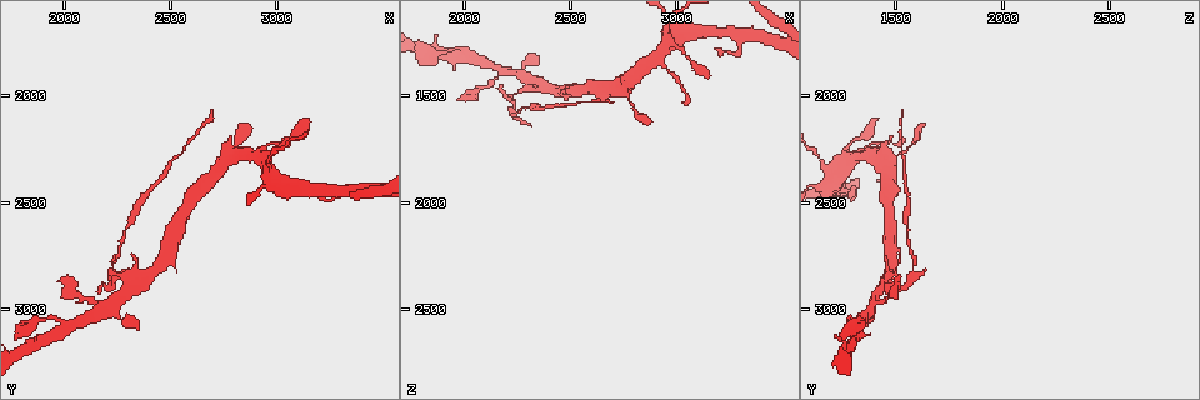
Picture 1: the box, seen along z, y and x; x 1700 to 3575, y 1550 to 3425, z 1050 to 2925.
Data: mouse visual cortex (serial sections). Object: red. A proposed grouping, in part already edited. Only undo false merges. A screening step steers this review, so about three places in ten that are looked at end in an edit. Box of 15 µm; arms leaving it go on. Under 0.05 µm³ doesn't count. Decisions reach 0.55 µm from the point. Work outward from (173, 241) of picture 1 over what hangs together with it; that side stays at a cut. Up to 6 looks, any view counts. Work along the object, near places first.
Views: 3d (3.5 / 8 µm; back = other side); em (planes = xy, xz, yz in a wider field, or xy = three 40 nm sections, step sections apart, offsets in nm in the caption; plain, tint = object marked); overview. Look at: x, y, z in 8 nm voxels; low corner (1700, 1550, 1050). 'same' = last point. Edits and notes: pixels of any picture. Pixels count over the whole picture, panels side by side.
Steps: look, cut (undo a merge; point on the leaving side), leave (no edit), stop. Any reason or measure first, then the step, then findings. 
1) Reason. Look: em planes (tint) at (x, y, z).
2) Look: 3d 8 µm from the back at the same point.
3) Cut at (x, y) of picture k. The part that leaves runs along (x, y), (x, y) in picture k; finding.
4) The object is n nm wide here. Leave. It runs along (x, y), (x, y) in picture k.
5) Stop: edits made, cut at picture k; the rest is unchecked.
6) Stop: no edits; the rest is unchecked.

Abrupt turn. Look: 3d 8 µm at (2230, 2860, 1500).

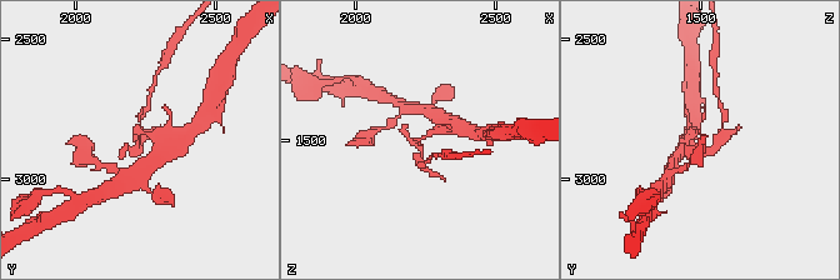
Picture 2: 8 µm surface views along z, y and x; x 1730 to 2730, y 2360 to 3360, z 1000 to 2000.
Look: 3d 3.5 µm at (2220, 2860, 1500).

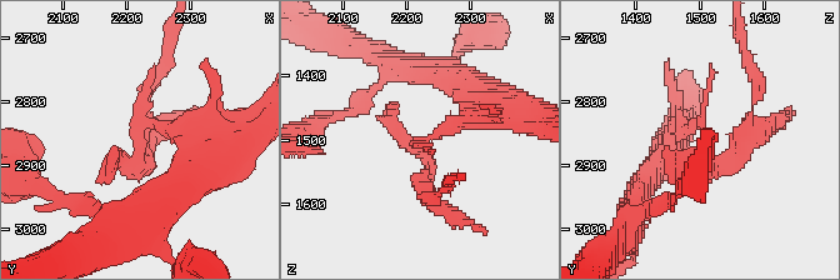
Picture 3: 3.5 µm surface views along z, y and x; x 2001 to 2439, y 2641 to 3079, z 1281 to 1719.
Look: em planes (tint) at (2220, 2865, 1500).

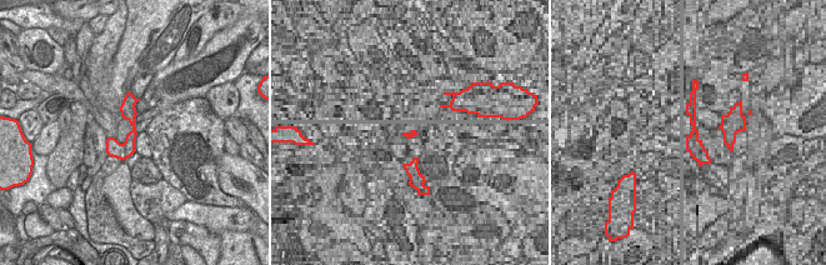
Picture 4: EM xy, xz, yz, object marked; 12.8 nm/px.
Cut at (419, 181) of picture 3. The part that leaves runs along (423, 141), (430, 193) in picture 3; two cells meet here.

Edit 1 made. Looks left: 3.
See it whole again. Look: overview.

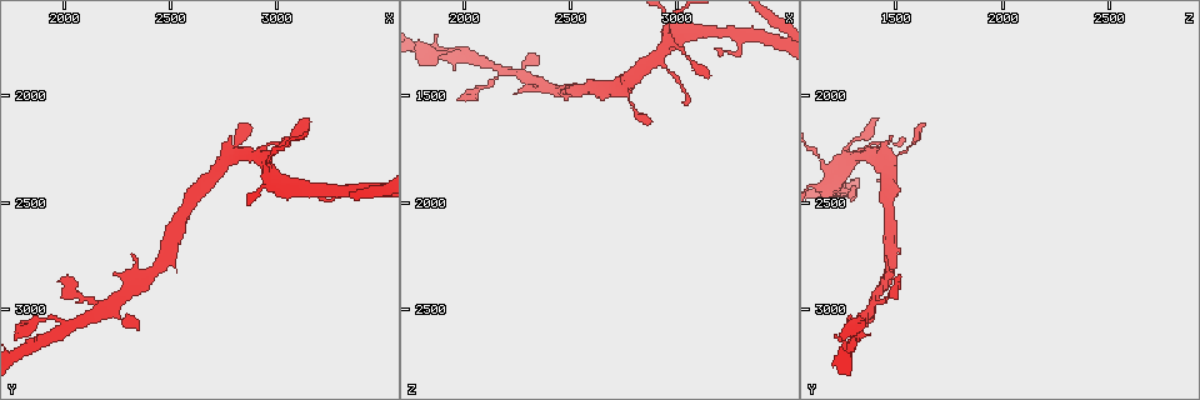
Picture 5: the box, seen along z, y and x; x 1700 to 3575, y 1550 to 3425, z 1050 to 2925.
Look: 3d 3.5 µm at (2940, 2350, 1190).

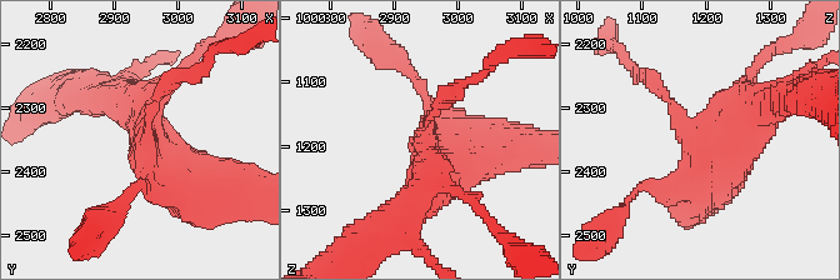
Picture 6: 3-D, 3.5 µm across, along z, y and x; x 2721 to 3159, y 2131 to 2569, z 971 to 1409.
Look: em xy step 3 (tint) at (2950, 2355, 1195).

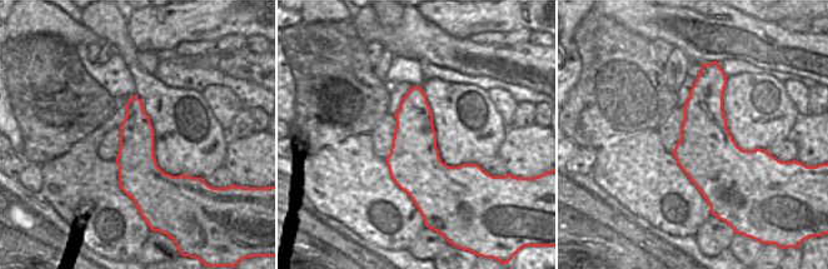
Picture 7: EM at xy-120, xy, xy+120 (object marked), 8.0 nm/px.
Leave. It runs along (139, 114), (196, 186), (258, 190) in picture 6; one cell here.

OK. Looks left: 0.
Stop: edits made, cut at picture 3; the rest is unchecked.

